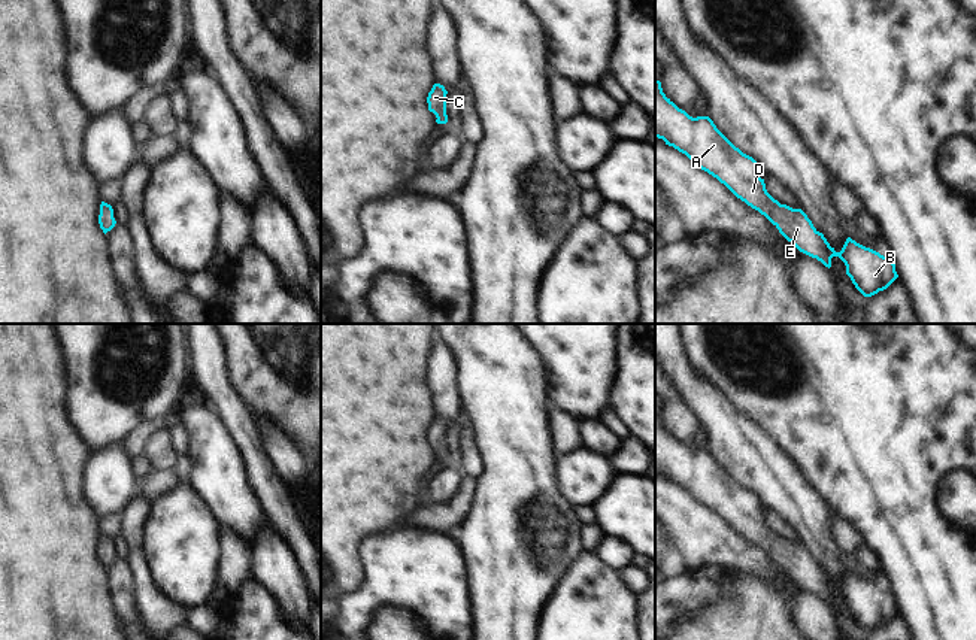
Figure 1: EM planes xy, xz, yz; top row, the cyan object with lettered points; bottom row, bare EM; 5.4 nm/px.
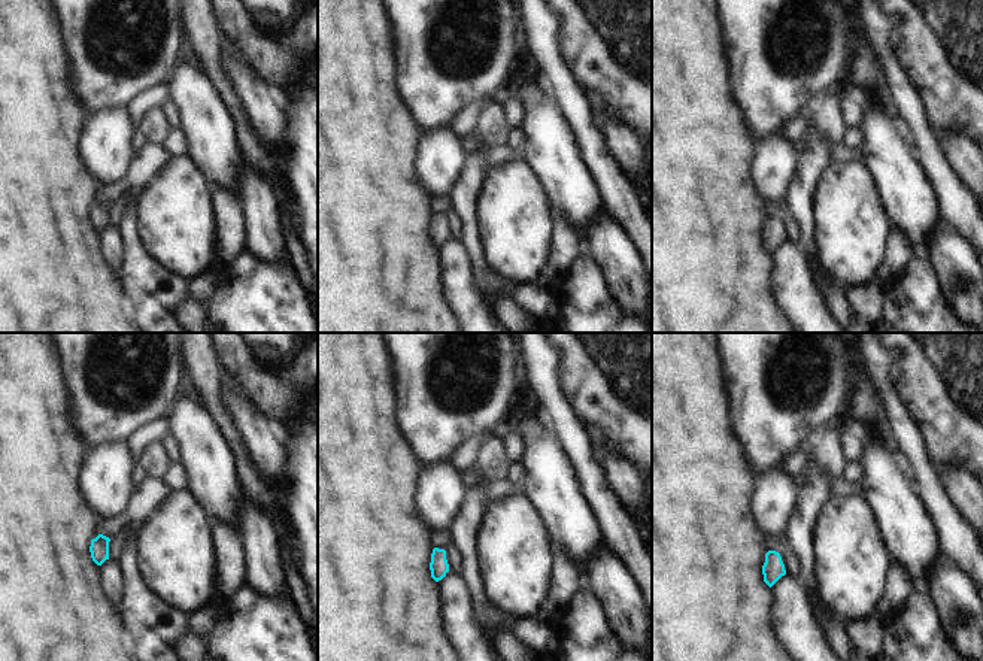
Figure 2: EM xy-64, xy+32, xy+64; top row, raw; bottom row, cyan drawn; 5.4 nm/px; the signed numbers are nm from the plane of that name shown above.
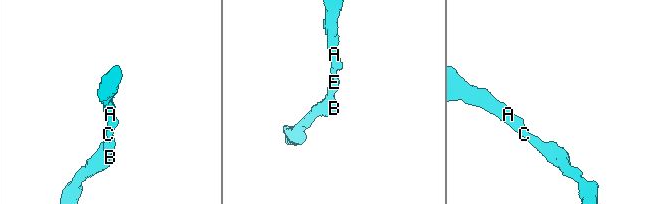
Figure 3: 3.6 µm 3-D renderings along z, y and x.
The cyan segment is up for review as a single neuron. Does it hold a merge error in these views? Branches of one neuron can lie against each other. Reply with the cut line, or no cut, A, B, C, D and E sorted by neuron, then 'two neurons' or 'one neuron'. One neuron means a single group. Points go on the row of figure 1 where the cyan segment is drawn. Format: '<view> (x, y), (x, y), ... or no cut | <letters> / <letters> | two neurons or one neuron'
no cut | A B C D E | one neuron

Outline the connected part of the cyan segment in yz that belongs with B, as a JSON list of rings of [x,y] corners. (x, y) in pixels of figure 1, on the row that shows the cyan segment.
[[[657,79],[655,137],[663,139],[666,145],[673,146],[679,152],[685,154],[697,167],[724,183],[737,198],[764,215],[800,252],[816,258],[828,269],[831,267],[831,258],[839,257],[846,266],[846,274],[864,297],[872,297],[879,291],[886,289],[898,277],[892,260],[857,243],[851,237],[846,239],[842,251],[836,252],[824,234],[813,227],[812,221],[801,209],[792,209],[786,204],[781,204],[767,192],[764,179],[760,178],[760,166],[752,157],[736,148],[716,128],[709,116],[692,118],[685,110],[679,109],[670,98],[666,97],[661,82]]]

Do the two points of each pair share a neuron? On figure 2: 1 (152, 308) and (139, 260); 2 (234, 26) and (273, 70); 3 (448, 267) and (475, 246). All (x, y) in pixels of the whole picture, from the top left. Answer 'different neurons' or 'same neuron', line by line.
1: same neuron
2: same neuron
3: different neurons

